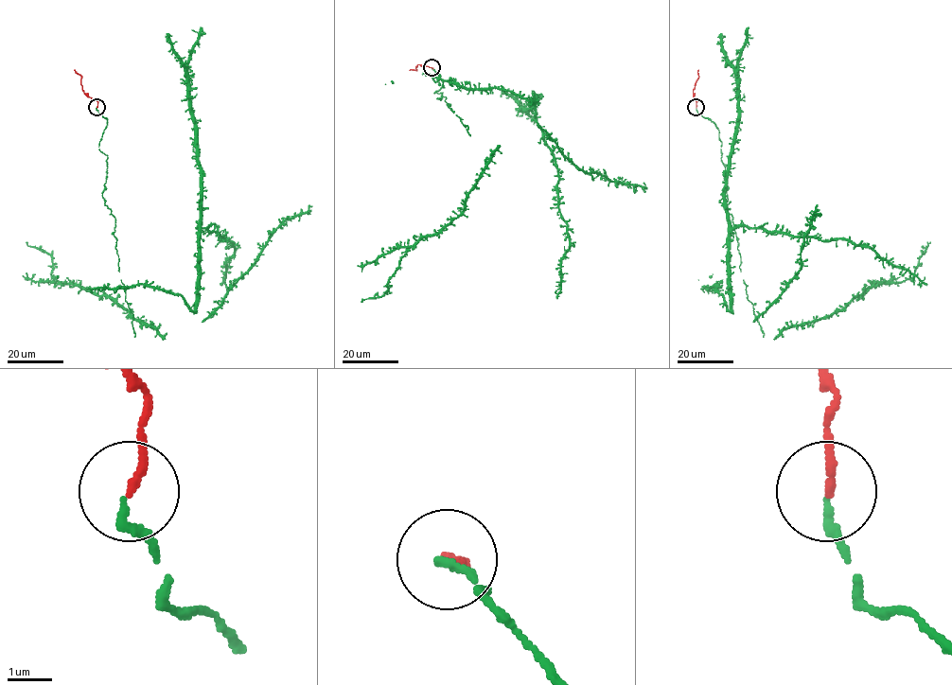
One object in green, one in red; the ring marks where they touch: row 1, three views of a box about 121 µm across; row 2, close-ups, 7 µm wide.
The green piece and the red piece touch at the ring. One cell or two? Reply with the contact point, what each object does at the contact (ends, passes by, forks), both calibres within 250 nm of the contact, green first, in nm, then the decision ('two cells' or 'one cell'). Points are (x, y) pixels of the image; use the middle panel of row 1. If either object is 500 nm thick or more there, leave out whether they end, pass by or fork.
at (431, 67); green ends there; red ends there; 180 nm thick on the green side, 180 nm on the other; one cell

